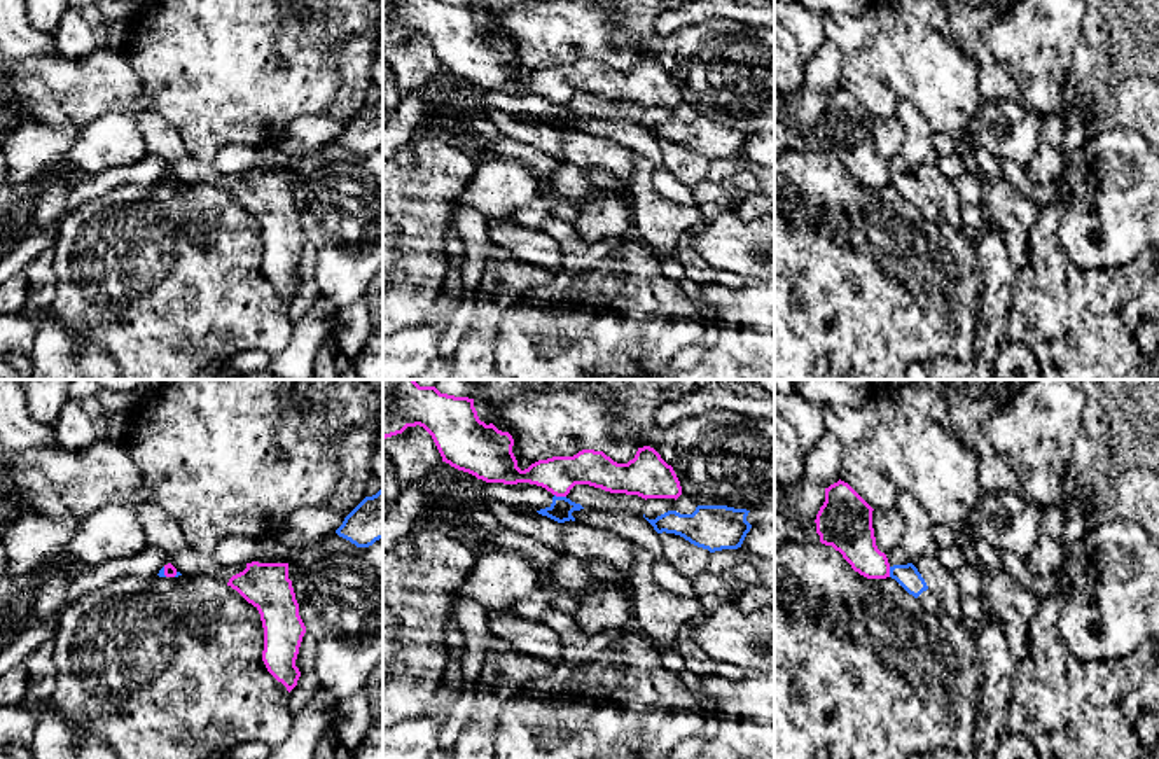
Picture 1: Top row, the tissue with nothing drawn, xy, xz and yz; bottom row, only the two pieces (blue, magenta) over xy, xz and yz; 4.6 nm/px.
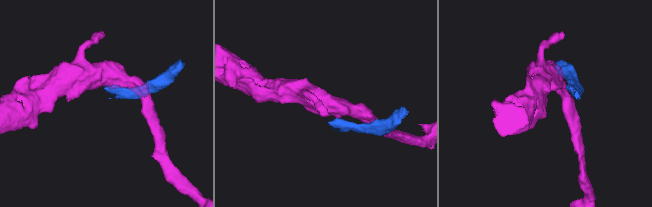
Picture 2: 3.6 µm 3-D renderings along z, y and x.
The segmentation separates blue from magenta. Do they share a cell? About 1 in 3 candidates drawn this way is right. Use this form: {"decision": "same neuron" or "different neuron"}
{"decision": "different neuron"}

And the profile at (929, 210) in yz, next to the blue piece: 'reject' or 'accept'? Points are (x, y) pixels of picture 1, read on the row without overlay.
accept

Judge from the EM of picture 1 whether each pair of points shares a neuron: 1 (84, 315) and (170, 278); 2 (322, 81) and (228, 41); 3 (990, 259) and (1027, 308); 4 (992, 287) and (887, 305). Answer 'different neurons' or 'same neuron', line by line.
1: same neuron
2: same neuron
3: different neurons
4: different neurons

